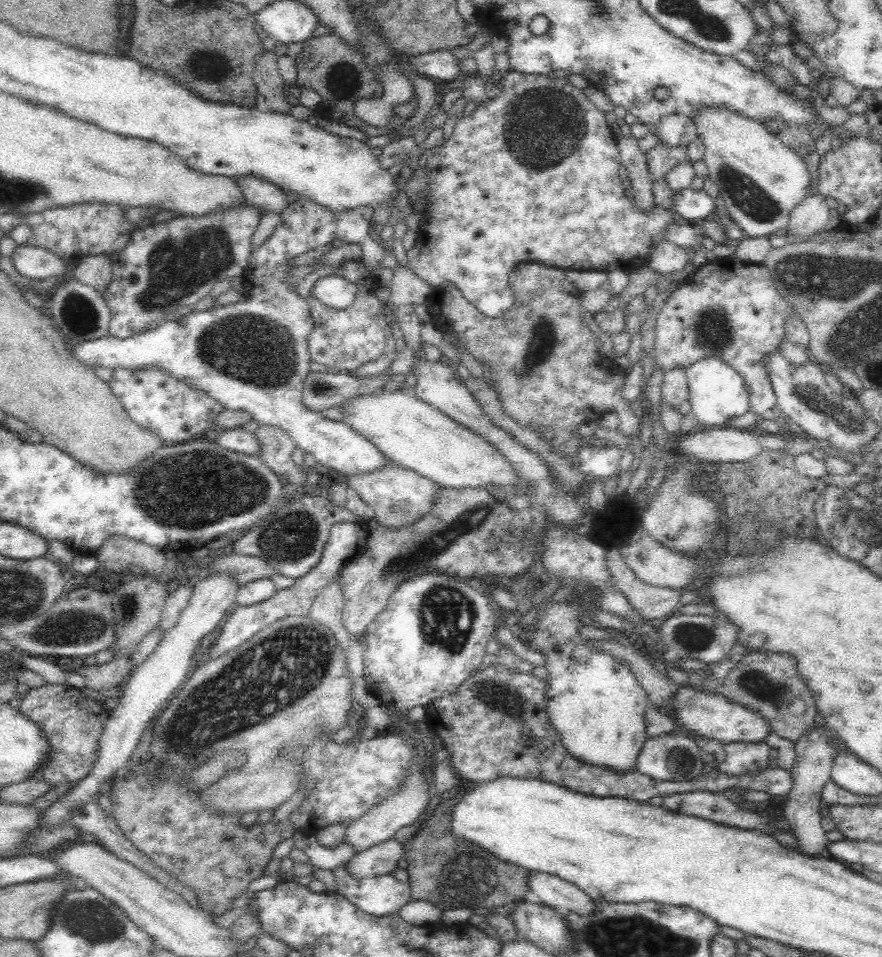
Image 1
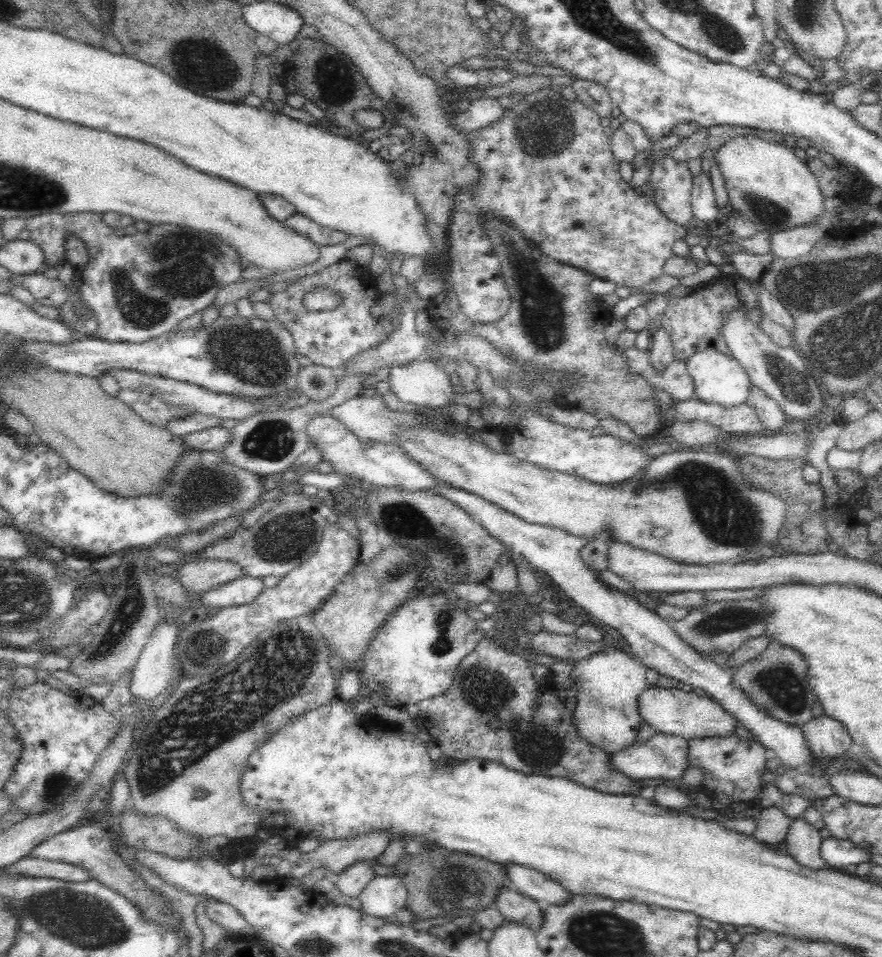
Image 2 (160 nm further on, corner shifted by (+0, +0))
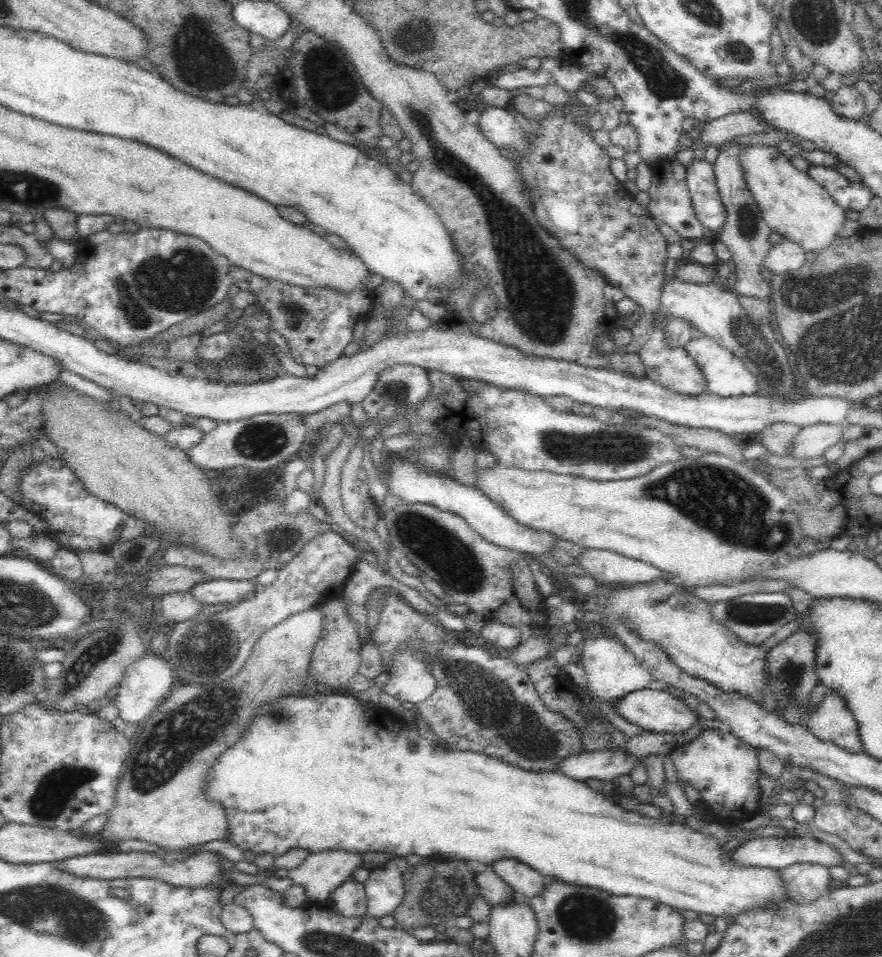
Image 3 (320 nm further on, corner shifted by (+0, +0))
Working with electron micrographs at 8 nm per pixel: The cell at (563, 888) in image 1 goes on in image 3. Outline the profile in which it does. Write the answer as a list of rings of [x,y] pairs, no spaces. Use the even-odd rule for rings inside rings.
[[[500,858],[491,864],[494,872],[518,895],[525,898],[542,890],[544,878],[529,864],[512,858]]]

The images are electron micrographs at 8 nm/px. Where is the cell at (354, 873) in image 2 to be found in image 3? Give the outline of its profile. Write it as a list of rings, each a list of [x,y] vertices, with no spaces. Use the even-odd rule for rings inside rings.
[[[344,881],[333,890],[328,905],[346,918],[362,919],[368,916],[364,885],[360,882]]]

